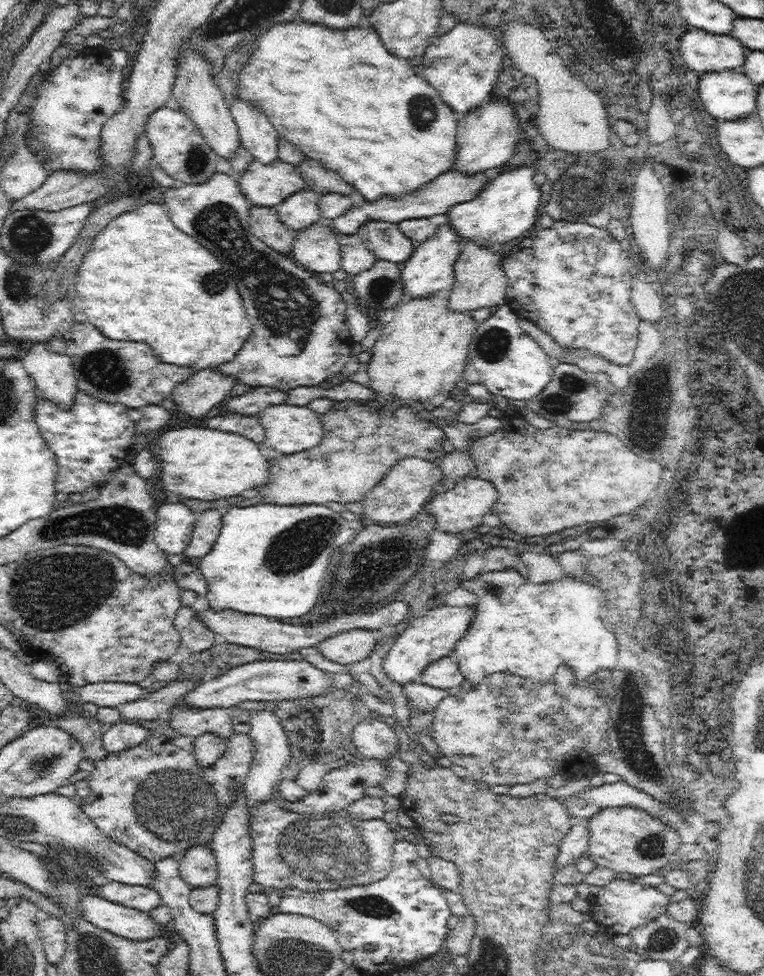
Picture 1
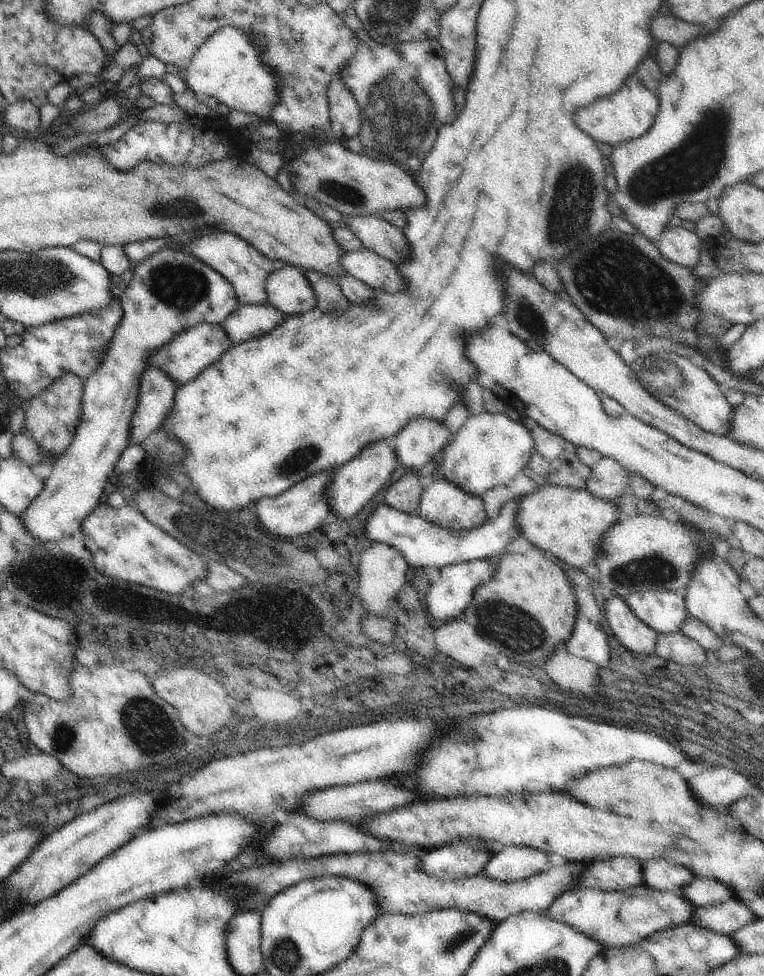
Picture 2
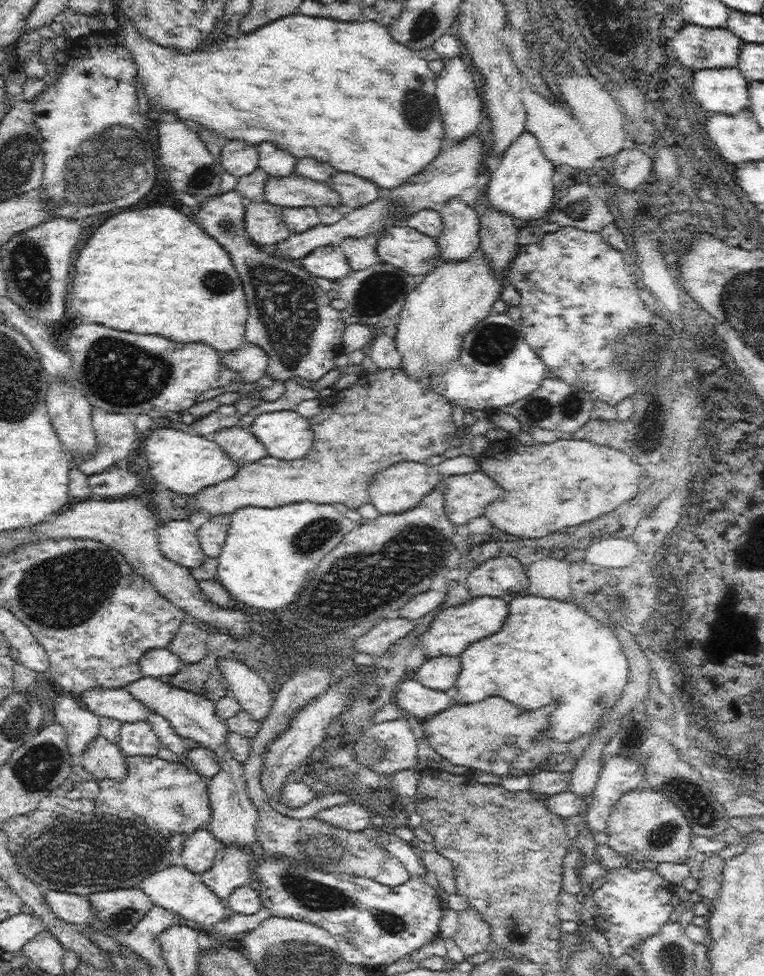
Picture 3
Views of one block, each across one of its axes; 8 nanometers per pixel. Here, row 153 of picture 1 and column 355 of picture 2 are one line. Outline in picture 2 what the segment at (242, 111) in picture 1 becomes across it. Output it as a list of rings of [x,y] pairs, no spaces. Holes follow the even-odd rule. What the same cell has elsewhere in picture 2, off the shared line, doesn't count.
[[[368,249],[344,251],[342,268],[374,290],[384,288],[388,292],[398,292],[404,288],[398,268],[394,266],[392,270],[392,261]]]

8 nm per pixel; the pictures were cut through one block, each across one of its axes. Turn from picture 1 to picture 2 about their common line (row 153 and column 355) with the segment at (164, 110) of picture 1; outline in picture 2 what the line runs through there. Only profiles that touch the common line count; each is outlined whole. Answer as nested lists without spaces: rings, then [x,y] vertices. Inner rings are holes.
[[[330,139],[320,148],[309,147],[290,162],[290,180],[296,199],[320,200],[348,216],[380,216],[380,212],[422,208],[424,192],[414,184],[412,176],[390,160],[373,160],[363,152],[347,149],[345,143]]]

